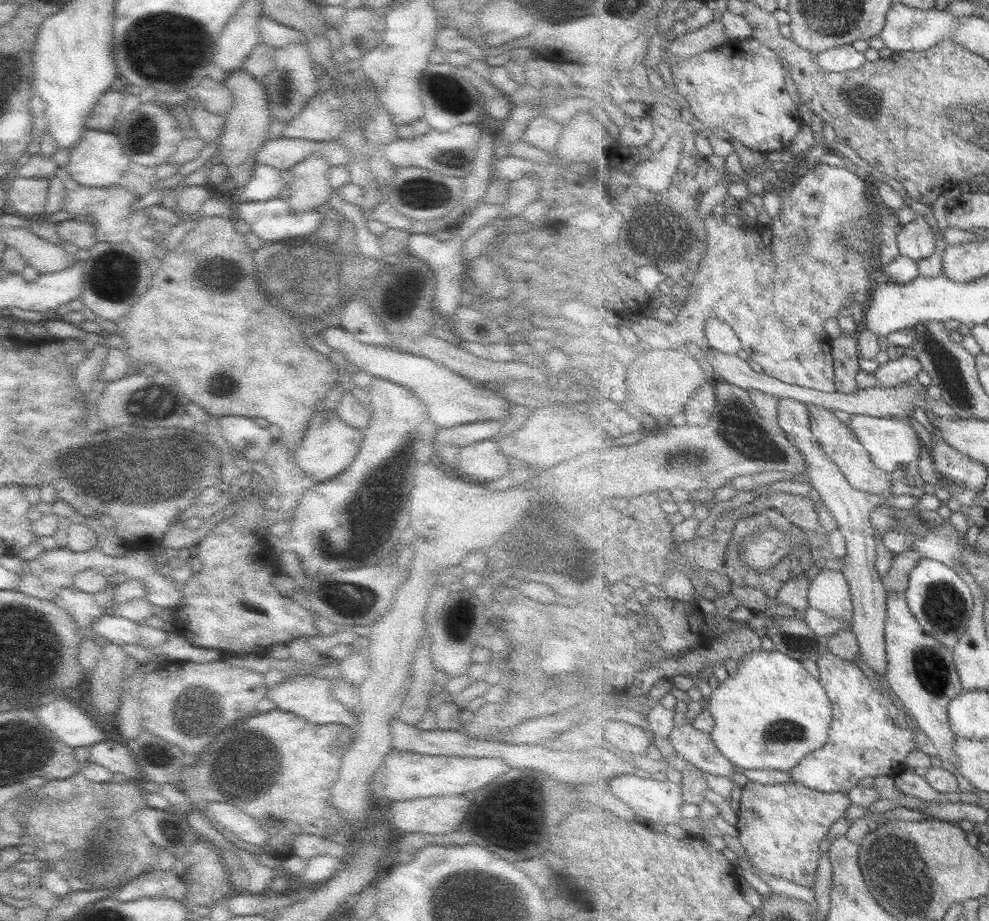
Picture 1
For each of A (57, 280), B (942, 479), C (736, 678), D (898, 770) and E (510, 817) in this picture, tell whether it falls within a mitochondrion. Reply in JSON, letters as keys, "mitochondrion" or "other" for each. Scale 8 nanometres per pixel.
{"A":"other","B":"other","C":"other","D":"other","E":"other"}

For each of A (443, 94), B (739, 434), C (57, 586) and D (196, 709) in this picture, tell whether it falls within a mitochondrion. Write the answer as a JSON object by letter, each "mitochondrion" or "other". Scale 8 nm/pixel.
{"A":"mitochondrion","B":"mitochondrion","C":"other","D":"mitochondrion"}

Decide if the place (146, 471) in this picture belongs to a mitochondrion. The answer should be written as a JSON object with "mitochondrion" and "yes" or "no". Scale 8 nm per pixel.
{"mitochondrion":"yes"}

